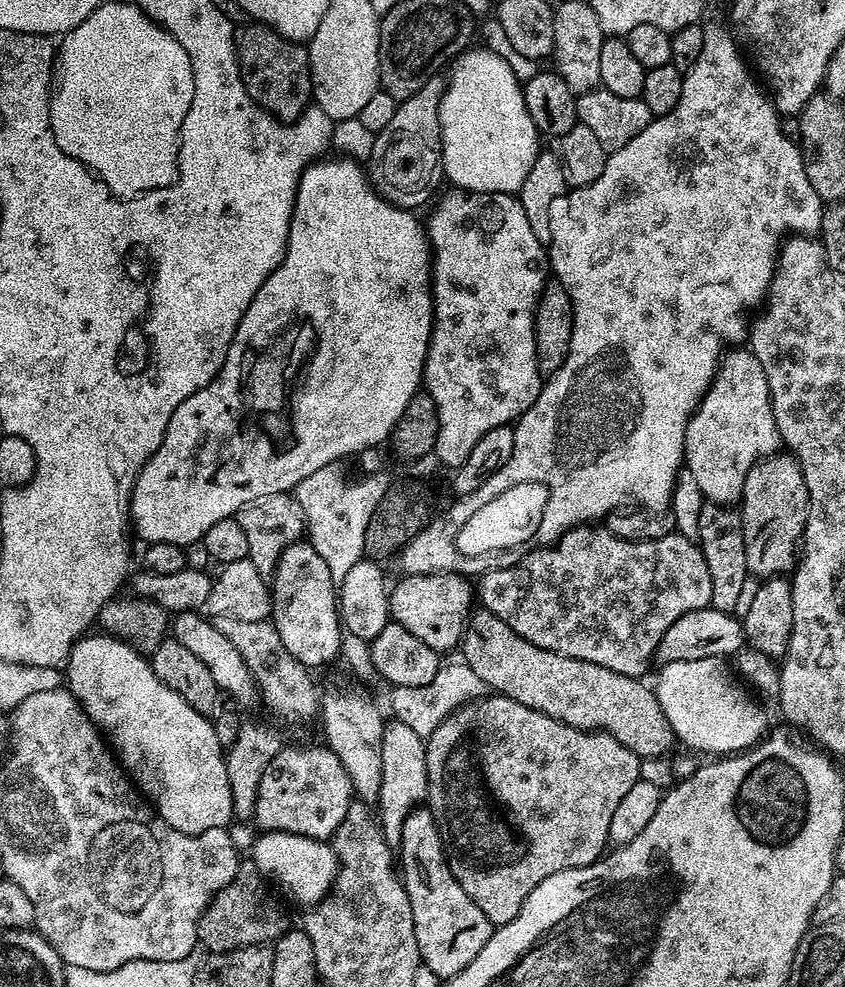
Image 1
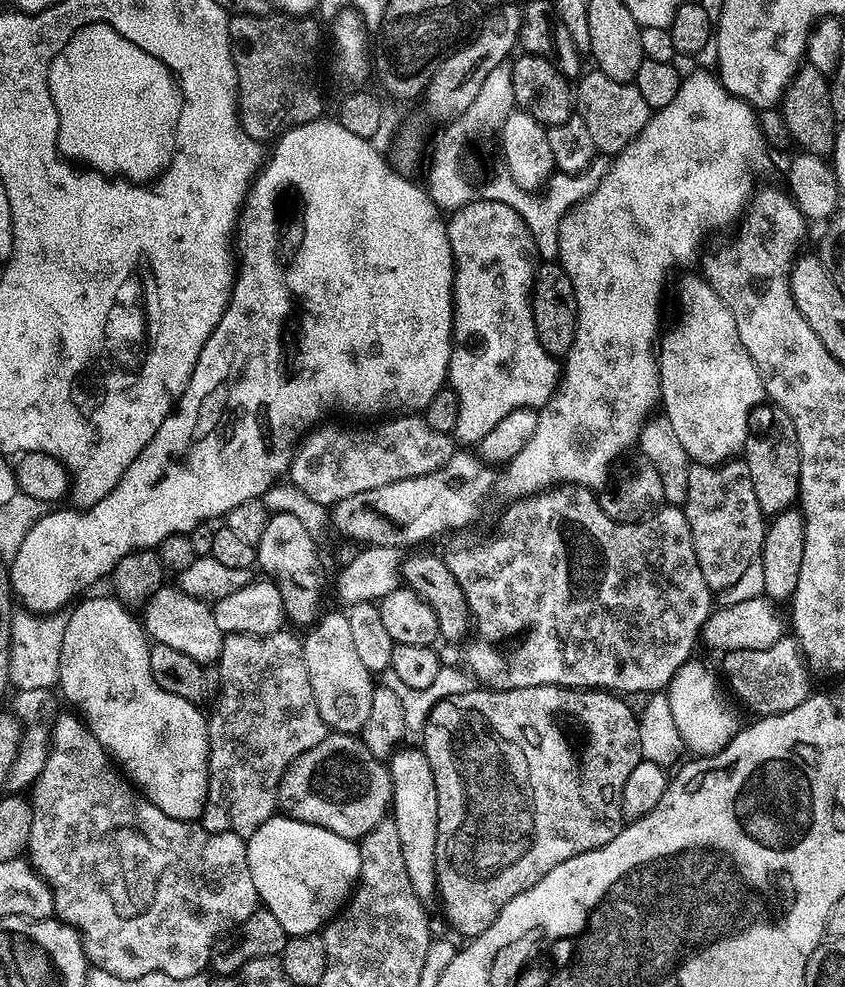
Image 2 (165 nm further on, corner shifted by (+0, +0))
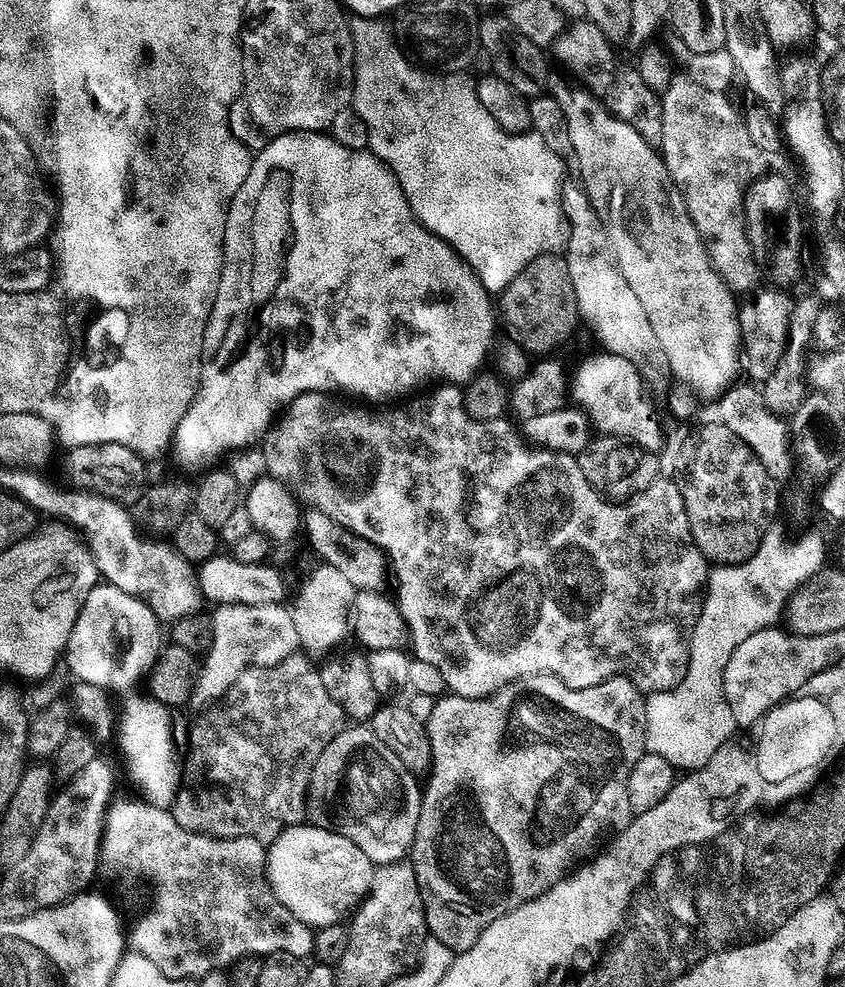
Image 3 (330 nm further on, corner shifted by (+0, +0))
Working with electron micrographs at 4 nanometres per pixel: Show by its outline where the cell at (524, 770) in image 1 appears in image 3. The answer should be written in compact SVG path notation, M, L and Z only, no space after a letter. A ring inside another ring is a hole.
M523 676L520 680L499 688L493 696L471 700L445 694L435 701L426 723L432 751L432 767L427 777L428 785L425 783L422 788L418 826L414 830L414 842L410 849L410 863L424 903L424 917L428 923L428 936L431 939L442 942L442 946L446 946L454 954L470 950L470 946L478 942L482 930L486 930L490 922L502 918L502 914L550 890L550 886L554 886L569 875L577 867L578 862L587 861L597 855L601 846L607 845L609 841L619 836L622 830L626 830L626 826L630 826L634 815L628 793L630 770L634 770L634 762L638 762L638 758L642 758L646 751L645 699L645 693L624 676L612 676L600 684L585 688L571 688L553 676Z

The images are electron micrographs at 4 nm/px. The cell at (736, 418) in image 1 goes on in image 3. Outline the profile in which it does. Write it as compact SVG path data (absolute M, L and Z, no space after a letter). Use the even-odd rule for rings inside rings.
M603 103L588 104L585 108L568 106L564 113L570 130L572 156L580 171L579 183L594 210L602 213L618 270L622 270L622 278L626 278L630 290L634 290L638 302L642 302L642 310L646 310L646 318L650 318L650 326L666 353L673 377L681 380L689 388L684 387L689 393L697 392L704 400L718 401L737 383L736 375L742 372L738 300L714 270L704 240L686 210L682 194L666 170L663 156L645 142L634 126L612 115Z

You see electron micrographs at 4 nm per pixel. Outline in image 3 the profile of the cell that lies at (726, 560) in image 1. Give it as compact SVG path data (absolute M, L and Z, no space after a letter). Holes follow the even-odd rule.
M710 420L710 422L698 427L692 431L680 444L678 454L676 456L676 473L674 473L675 479L679 486L679 493L682 494L684 505L686 506L687 517L690 521L691 533L694 535L694 542L702 551L704 557L716 566L722 565L736 565L749 560L750 557L757 552L758 546L761 544L762 538L768 532L768 529L773 525L774 514L779 512L780 503L782 500L782 494L778 492L780 488L779 483L772 479L766 472L766 468L762 465L762 462L758 460L758 456L754 454L753 450L749 446L742 442L740 438L728 426L717 420Z

